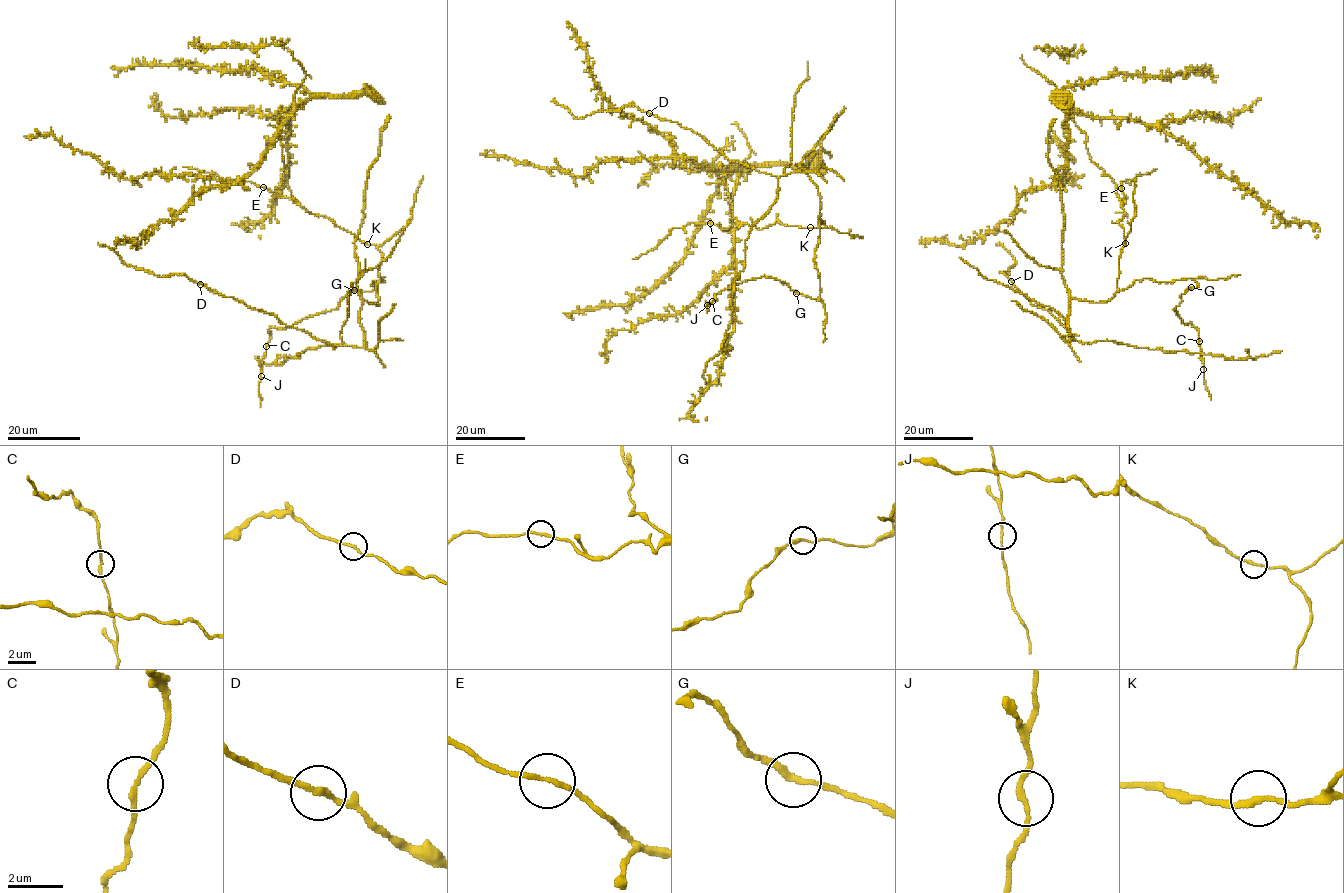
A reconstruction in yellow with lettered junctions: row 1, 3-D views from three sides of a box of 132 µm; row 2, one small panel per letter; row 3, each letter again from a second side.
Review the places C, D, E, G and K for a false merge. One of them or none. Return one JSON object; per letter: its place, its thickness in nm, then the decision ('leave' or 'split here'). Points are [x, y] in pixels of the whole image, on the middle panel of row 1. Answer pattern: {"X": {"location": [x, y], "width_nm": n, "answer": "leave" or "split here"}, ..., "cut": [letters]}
{"C": {"location": [712, 301], "width_nm": 190, "answer": "leave"}, "D": {"location": [649, 113], "width_nm": 190, "answer": "leave"}, "E": {"location": [710, 223], "width_nm": 180, "answer": "leave"}, "G": {"location": [796, 293], "width_nm": 240, "answer": "leave"}, "K": {"location": [810, 227], "width_nm": 200, "answer": "leave"}, "cut": []}

